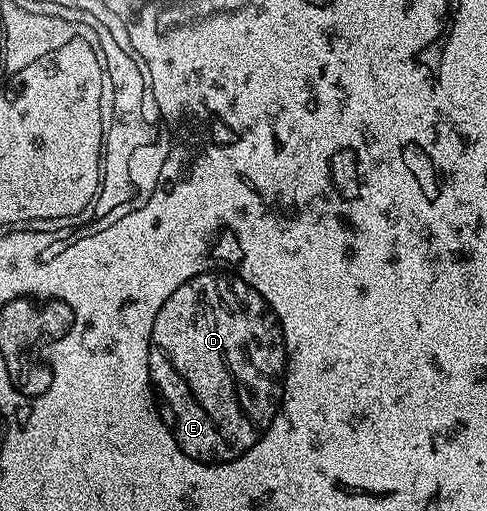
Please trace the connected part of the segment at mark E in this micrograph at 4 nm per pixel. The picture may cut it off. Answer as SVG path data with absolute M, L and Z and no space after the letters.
M152 321L152 334L146 339L146 391L150 391L150 407L154 407L154 415L158 415L158 423L166 427L166 435L174 439L174 447L178 447L178 455L182 459L190 459L190 463L198 463L198 467L230 467L230 463L238 463L242 459L242 451L226 439L226 431L218 427L218 419L206 411L206 403L196 398L196 393L188 389L188 381L180 377L180 369L160 349L160 321Z

